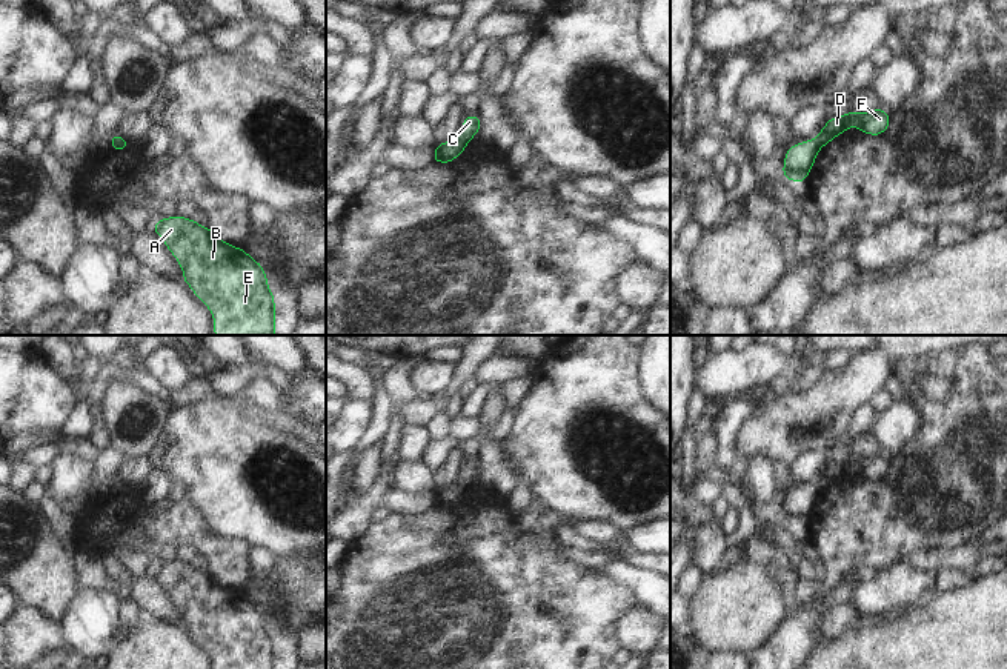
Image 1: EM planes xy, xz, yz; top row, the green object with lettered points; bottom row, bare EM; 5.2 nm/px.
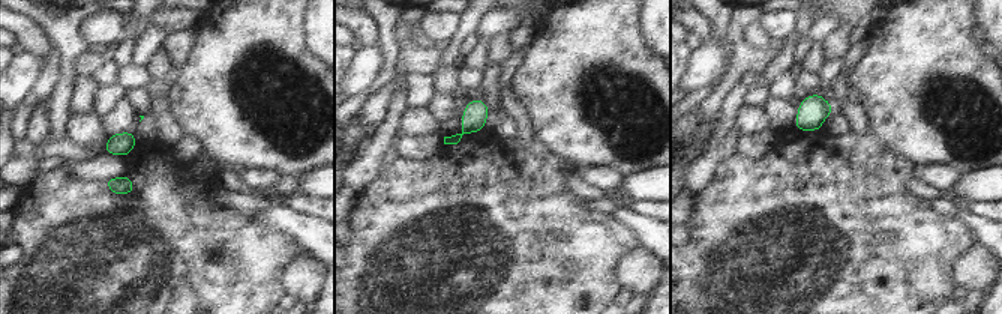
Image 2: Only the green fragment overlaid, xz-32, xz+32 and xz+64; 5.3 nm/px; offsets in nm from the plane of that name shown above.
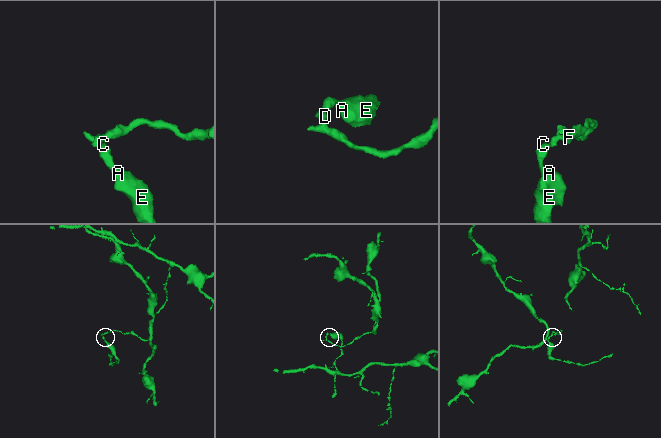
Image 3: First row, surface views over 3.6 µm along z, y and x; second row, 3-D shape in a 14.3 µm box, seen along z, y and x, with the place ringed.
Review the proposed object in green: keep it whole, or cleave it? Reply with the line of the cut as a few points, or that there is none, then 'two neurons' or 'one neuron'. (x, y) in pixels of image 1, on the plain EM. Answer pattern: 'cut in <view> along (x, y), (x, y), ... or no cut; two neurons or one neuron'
cut in xz along (458, 482), (466, 488); two neurons

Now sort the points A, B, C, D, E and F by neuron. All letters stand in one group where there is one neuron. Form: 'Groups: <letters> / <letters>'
Groups: A B C E / D F.

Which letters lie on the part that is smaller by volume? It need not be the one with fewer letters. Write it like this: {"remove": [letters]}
{"remove": ["A", "B", "C", "E"]}

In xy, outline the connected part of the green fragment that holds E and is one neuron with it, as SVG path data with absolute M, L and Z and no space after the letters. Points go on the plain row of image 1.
M174 560L152 569L180 607L194 638L211 654L214 669L275 669L275 644L266 617L244 594L220 584L209 572L192 563Z

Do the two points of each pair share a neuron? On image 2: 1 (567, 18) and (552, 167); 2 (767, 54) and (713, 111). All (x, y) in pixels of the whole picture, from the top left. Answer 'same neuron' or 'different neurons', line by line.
1: different neurons
2: same neuron

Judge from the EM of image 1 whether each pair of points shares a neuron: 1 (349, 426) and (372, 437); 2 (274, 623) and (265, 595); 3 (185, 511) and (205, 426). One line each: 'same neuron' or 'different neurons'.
1: different neurons
2: different neurons
3: different neurons

